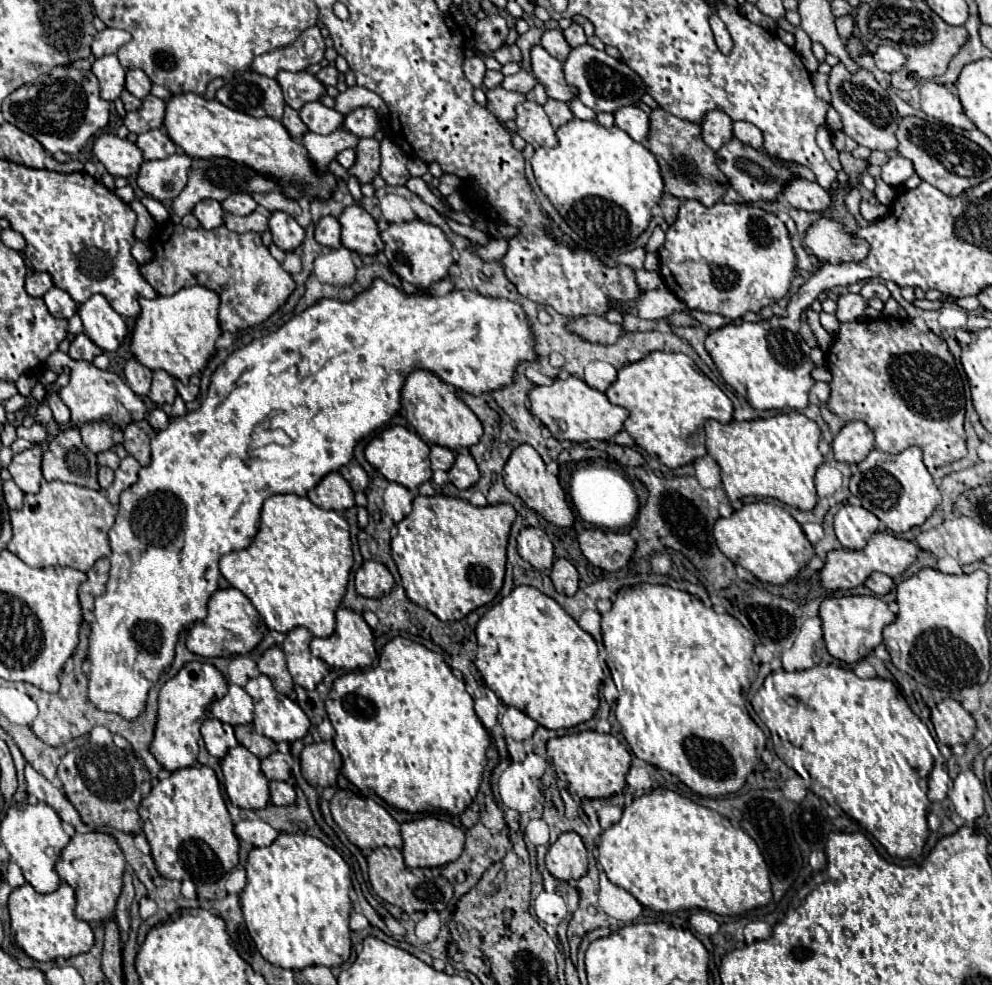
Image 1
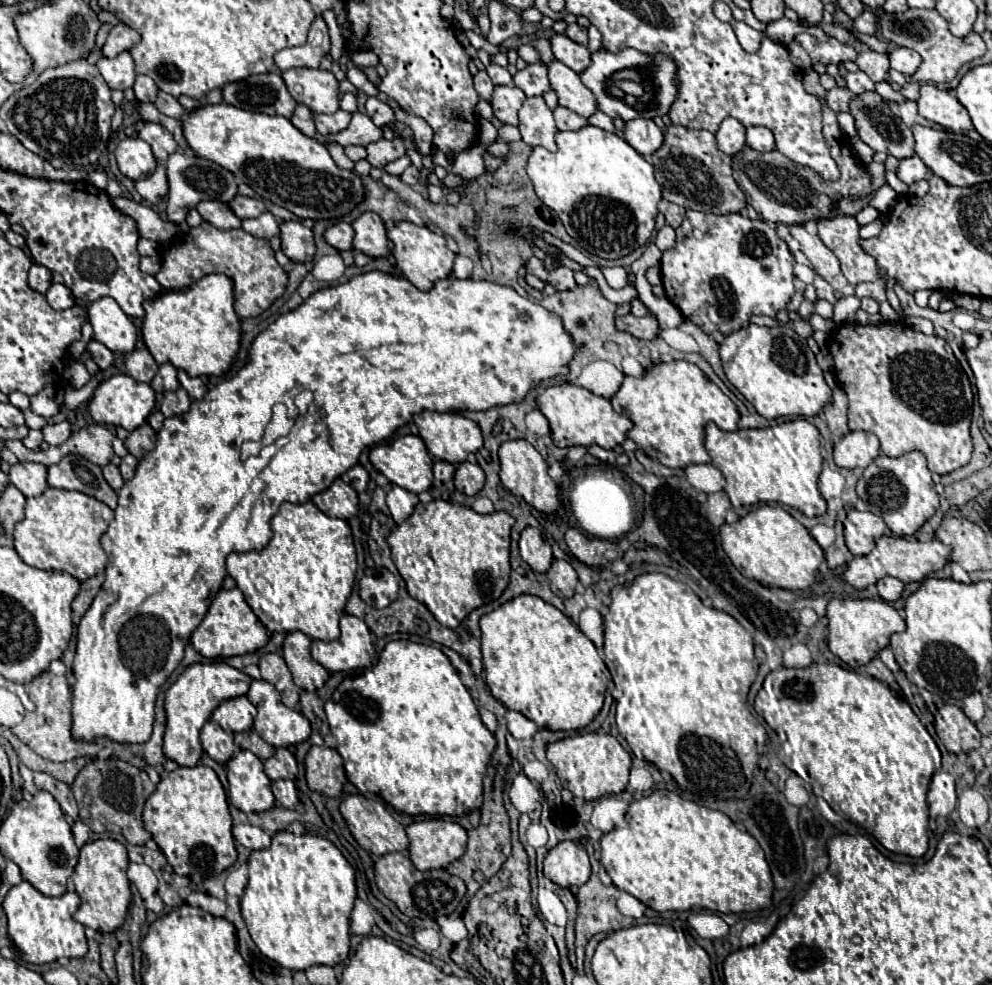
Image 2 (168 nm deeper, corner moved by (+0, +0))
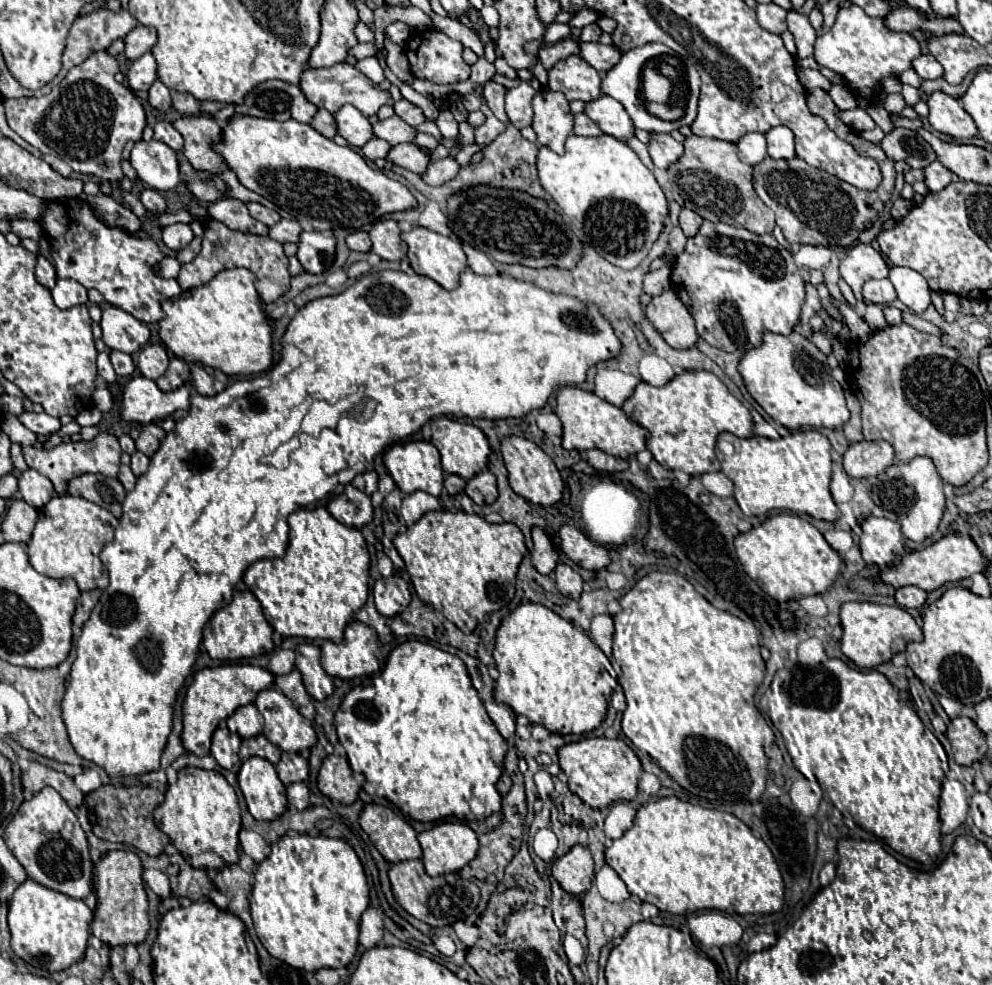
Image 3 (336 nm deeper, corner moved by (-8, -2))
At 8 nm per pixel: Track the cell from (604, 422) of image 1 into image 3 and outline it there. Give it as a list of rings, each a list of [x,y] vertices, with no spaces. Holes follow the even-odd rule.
[[[562,387],[556,395],[556,415],[562,421],[564,433],[562,433],[562,447],[564,449],[600,449],[608,455],[620,457],[620,459],[630,459],[634,453],[642,451],[646,445],[648,431],[628,419],[624,411],[600,397],[596,397],[590,391],[578,389],[578,387]]]

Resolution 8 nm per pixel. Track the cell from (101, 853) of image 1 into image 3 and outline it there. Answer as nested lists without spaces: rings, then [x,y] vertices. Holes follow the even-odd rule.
[[[108,851],[96,863],[96,897],[98,907],[90,931],[102,943],[116,947],[128,943],[142,943],[150,925],[148,925],[148,899],[142,883],[142,863],[140,857],[132,851]]]

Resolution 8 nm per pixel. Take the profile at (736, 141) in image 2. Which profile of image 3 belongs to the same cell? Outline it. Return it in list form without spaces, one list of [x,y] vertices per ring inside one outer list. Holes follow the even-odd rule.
[[[746,133],[736,145],[738,145],[738,157],[748,165],[756,165],[760,163],[760,159],[768,155],[766,139],[762,133]]]

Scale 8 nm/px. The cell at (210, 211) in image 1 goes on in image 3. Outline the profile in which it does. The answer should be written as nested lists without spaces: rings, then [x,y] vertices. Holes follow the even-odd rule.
[[[224,197],[224,199],[208,205],[208,215],[240,233],[256,233],[256,235],[268,233],[268,227],[264,223],[252,219],[246,205],[234,197]]]

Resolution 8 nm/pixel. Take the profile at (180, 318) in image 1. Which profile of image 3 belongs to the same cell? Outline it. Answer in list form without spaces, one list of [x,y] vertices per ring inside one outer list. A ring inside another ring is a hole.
[[[248,269],[220,271],[206,285],[192,289],[190,295],[184,293],[180,297],[166,299],[162,303],[162,311],[166,313],[166,317],[160,321],[160,339],[174,357],[180,357],[186,363],[212,367],[226,375],[258,375],[266,371],[272,363],[272,347],[270,347],[272,327],[266,321],[262,301],[258,299],[258,293],[254,289],[254,275]]]

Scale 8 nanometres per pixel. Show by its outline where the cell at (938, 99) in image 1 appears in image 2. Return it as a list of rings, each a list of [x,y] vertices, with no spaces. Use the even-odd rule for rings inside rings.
[[[926,83],[920,87],[920,99],[916,103],[918,103],[918,113],[922,117],[942,125],[948,131],[958,133],[972,129],[968,111],[950,91],[942,91],[936,85]]]

